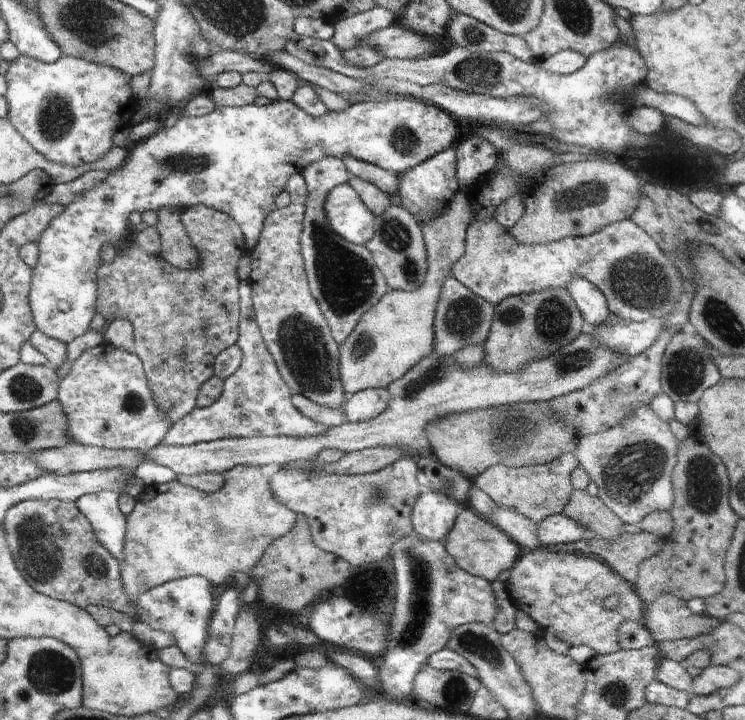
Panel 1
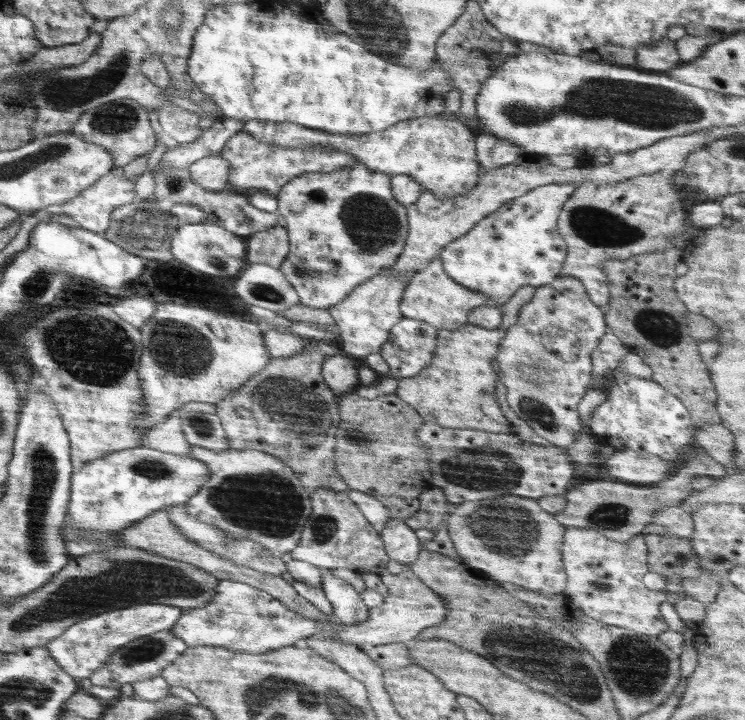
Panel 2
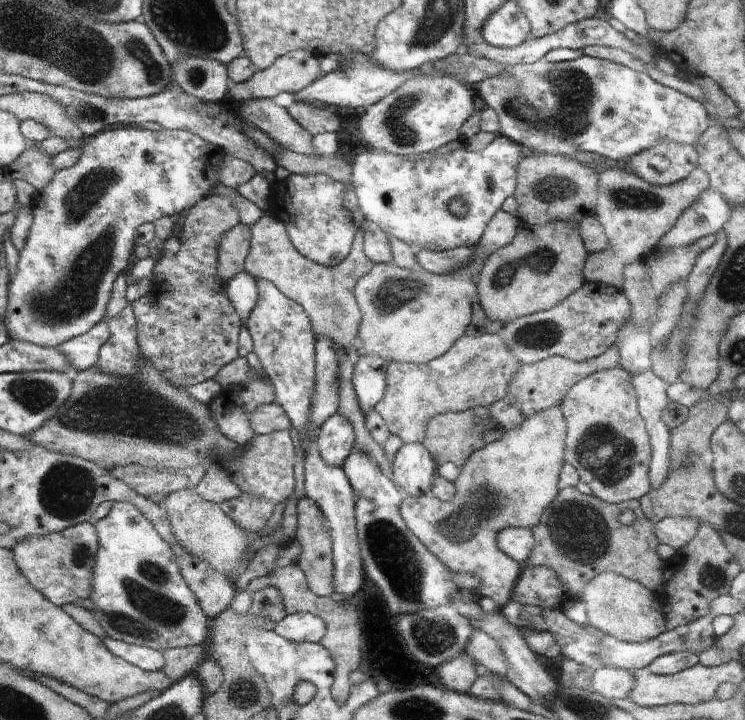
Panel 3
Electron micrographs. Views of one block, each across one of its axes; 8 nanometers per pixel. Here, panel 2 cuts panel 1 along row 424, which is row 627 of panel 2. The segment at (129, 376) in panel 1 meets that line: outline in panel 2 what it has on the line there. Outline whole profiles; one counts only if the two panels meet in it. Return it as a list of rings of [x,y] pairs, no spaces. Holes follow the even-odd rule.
[[[156,602],[114,609],[73,624],[62,635],[50,640],[43,647],[51,652],[51,656],[64,669],[64,672],[67,672],[74,680],[86,682],[96,669],[108,662],[109,656],[115,650],[142,636],[150,636],[155,632],[171,629],[181,617],[181,613],[182,609],[177,606]]]

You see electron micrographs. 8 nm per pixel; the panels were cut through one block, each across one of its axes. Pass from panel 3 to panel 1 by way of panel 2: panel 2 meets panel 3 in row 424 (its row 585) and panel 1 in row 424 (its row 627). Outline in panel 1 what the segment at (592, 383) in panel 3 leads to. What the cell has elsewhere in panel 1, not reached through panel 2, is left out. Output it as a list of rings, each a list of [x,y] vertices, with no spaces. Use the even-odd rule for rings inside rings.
[[[638,406],[636,408],[636,414],[632,412],[632,416],[630,418],[626,418],[626,422],[624,422],[624,426],[622,428],[610,428],[610,432],[605,432],[597,435],[584,436],[584,438],[576,438],[576,450],[575,457],[580,460],[579,465],[584,468],[584,470],[588,473],[588,476],[596,483],[598,487],[598,497],[600,500],[604,502],[604,504],[610,508],[610,510],[624,522],[624,524],[632,524],[637,525],[640,520],[644,520],[648,514],[652,514],[652,512],[670,512],[670,508],[672,508],[672,502],[674,502],[674,494],[672,494],[672,472],[674,472],[674,467],[676,463],[679,461],[677,458],[677,454],[679,451],[680,442],[676,440],[674,434],[672,434],[672,430],[669,424],[666,424],[664,420],[658,418],[654,411],[649,406]]]

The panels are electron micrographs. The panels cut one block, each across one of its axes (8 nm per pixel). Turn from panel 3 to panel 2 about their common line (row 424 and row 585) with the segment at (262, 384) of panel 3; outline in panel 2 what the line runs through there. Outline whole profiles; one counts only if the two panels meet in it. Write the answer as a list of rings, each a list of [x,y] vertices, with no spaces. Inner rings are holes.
[[[219,581],[214,598],[206,606],[184,610],[171,630],[176,638],[182,639],[190,648],[221,646],[233,651],[261,653],[301,644],[302,640],[324,627],[322,621],[304,618],[266,591],[243,582]]]

